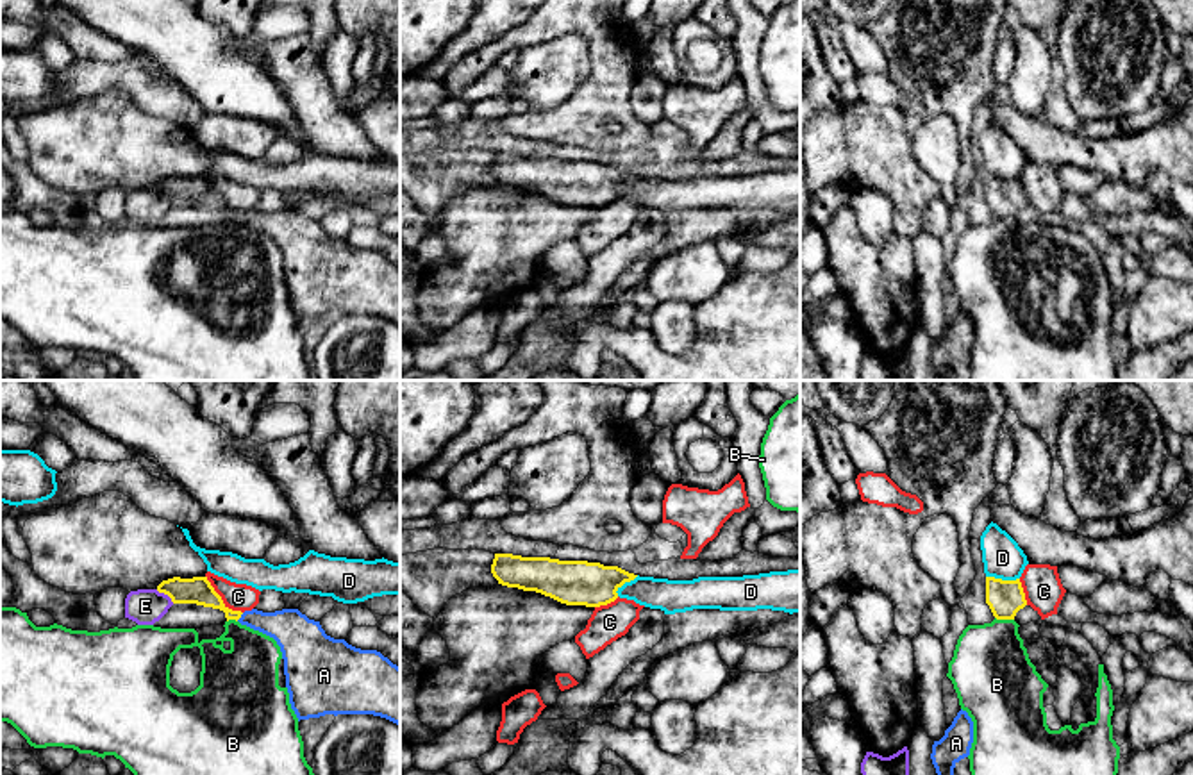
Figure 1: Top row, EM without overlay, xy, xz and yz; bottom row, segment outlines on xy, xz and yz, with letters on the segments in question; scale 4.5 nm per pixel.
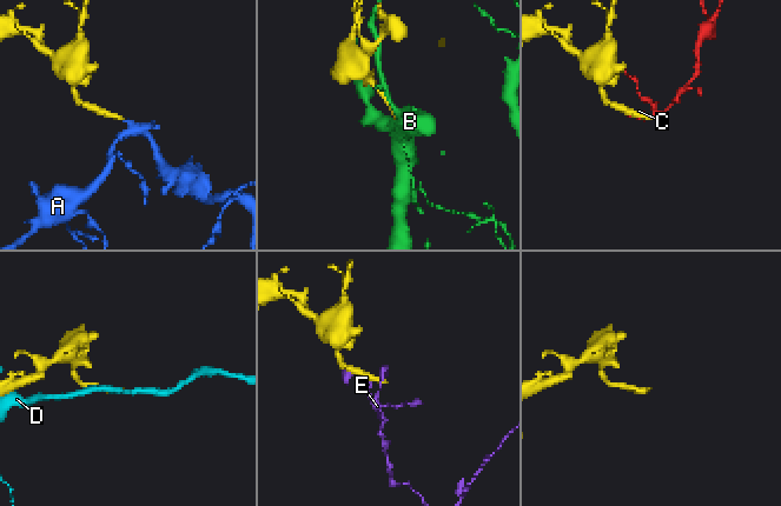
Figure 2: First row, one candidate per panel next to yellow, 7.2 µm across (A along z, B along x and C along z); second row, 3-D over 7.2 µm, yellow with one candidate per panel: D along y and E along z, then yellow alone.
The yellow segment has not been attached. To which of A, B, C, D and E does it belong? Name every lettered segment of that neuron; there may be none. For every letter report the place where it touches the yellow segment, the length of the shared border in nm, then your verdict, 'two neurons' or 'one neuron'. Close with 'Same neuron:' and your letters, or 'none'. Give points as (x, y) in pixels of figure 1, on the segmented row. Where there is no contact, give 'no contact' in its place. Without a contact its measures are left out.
A: xy (240, 616) | 50 nm | one neuron
B: yz (1004, 618) | 90 nm | two neurons
C: xy (220, 599) | 240 nm | two neurons
D: yz (1001, 579) | 150 nm | two neurons
E: xy (165, 593) | 110 nm | two neurons
Same neuron: A

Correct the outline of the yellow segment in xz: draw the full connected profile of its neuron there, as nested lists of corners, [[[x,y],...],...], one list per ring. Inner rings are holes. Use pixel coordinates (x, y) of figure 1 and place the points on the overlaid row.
[[[495,554],[491,573],[502,586],[536,591],[566,605],[586,607],[614,602],[616,591],[638,577],[600,562],[513,554]]]

